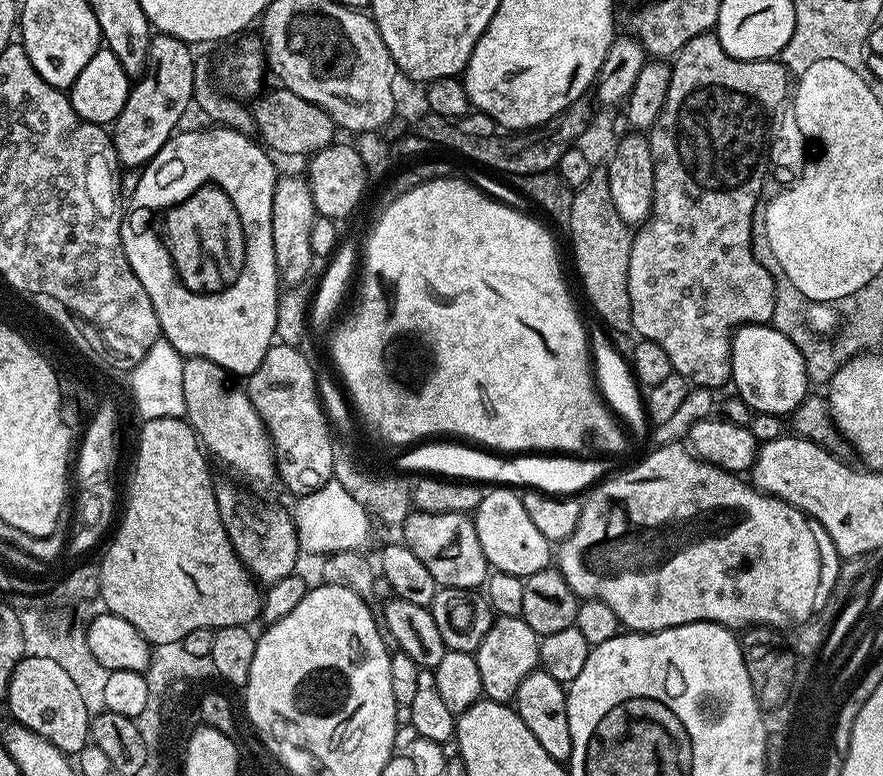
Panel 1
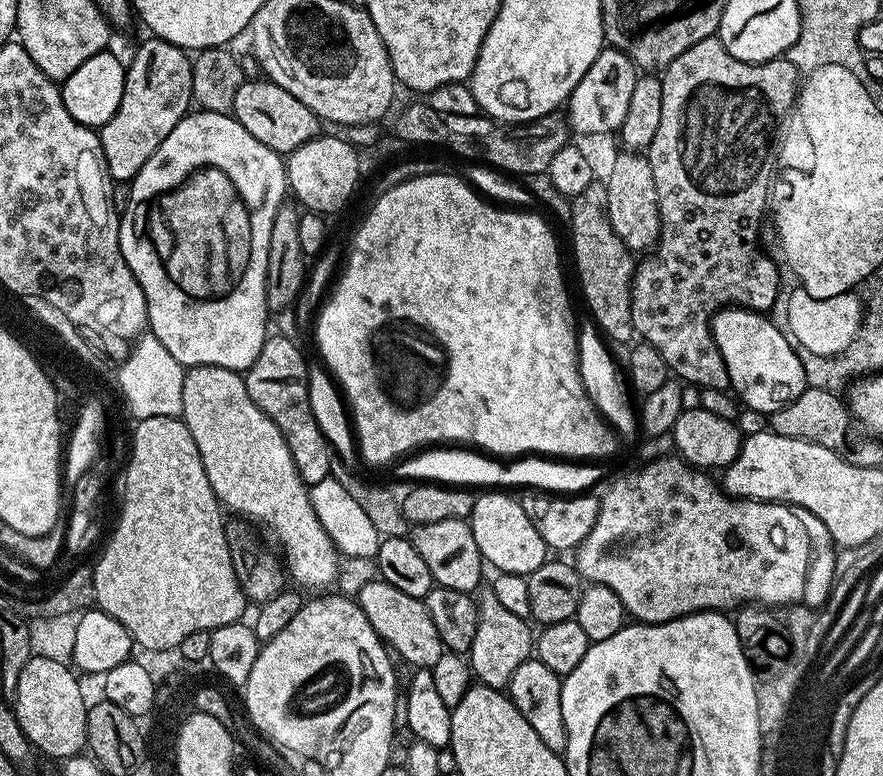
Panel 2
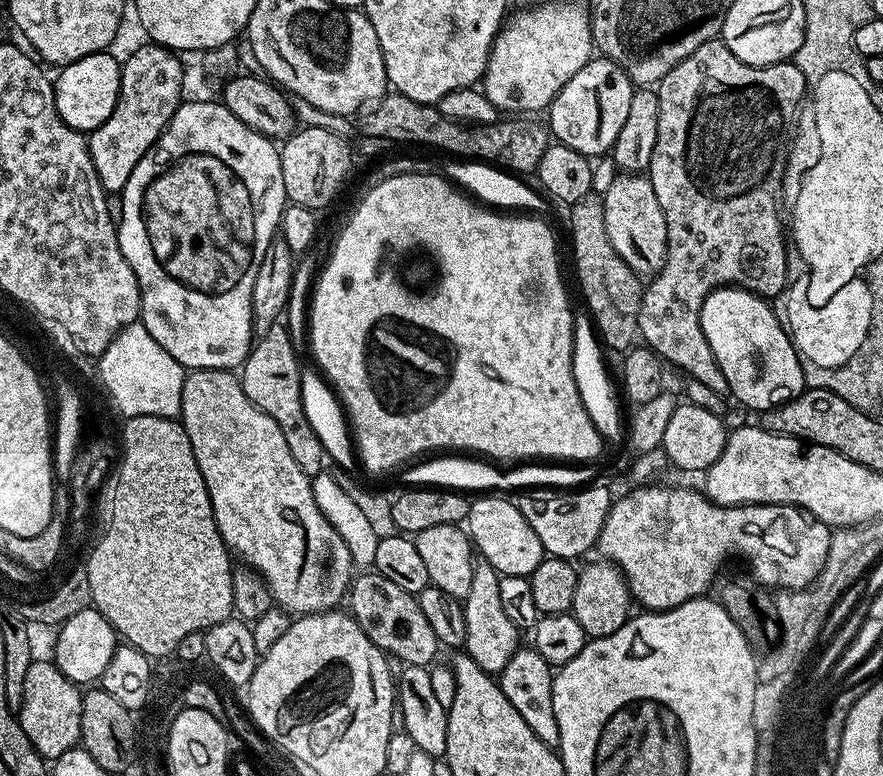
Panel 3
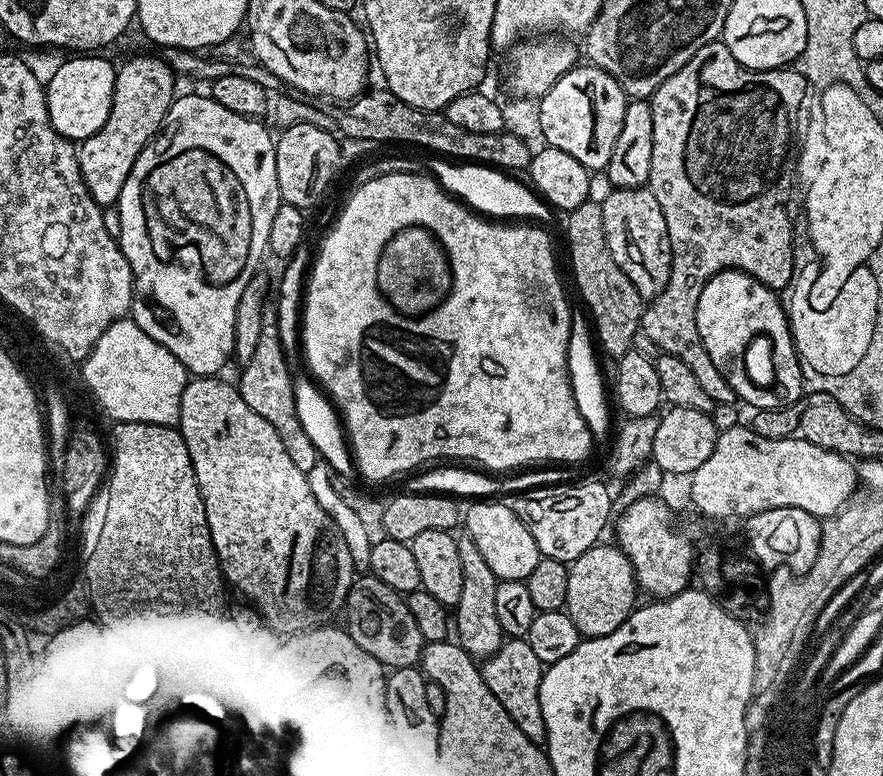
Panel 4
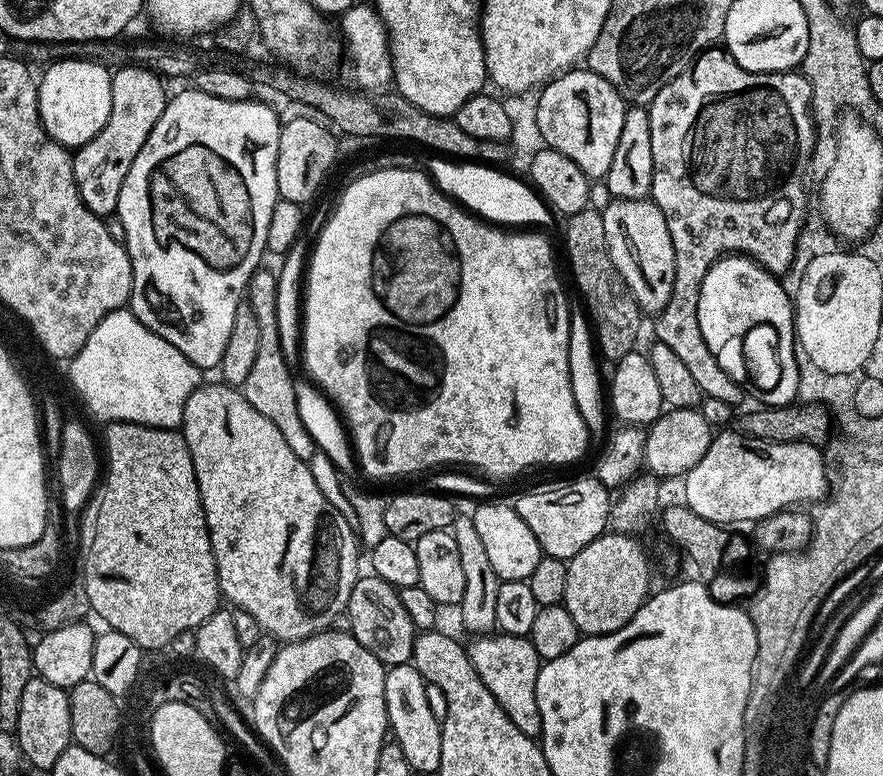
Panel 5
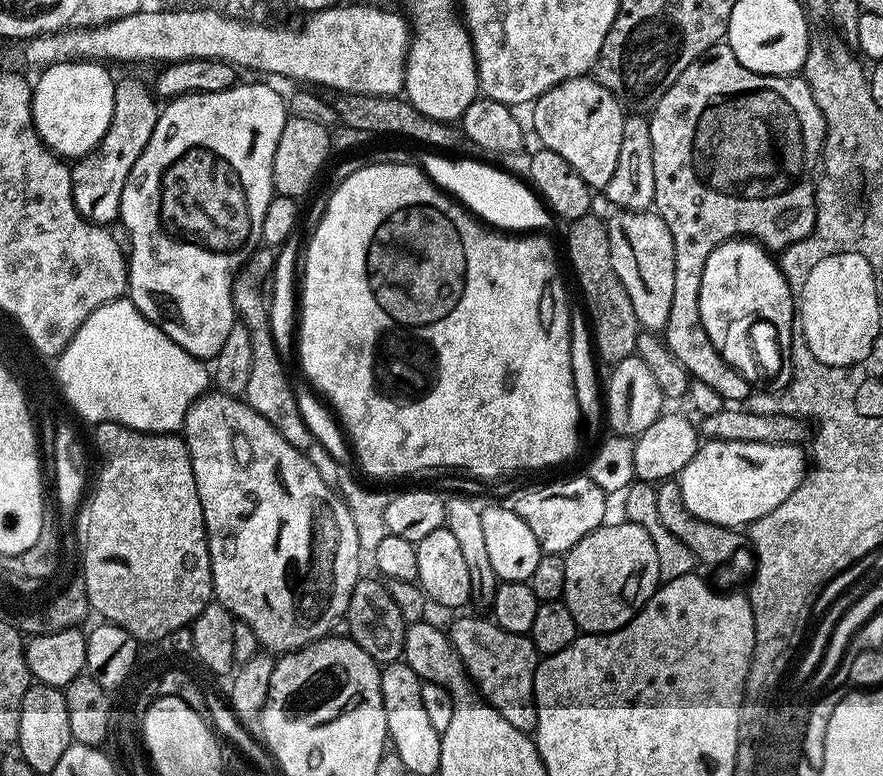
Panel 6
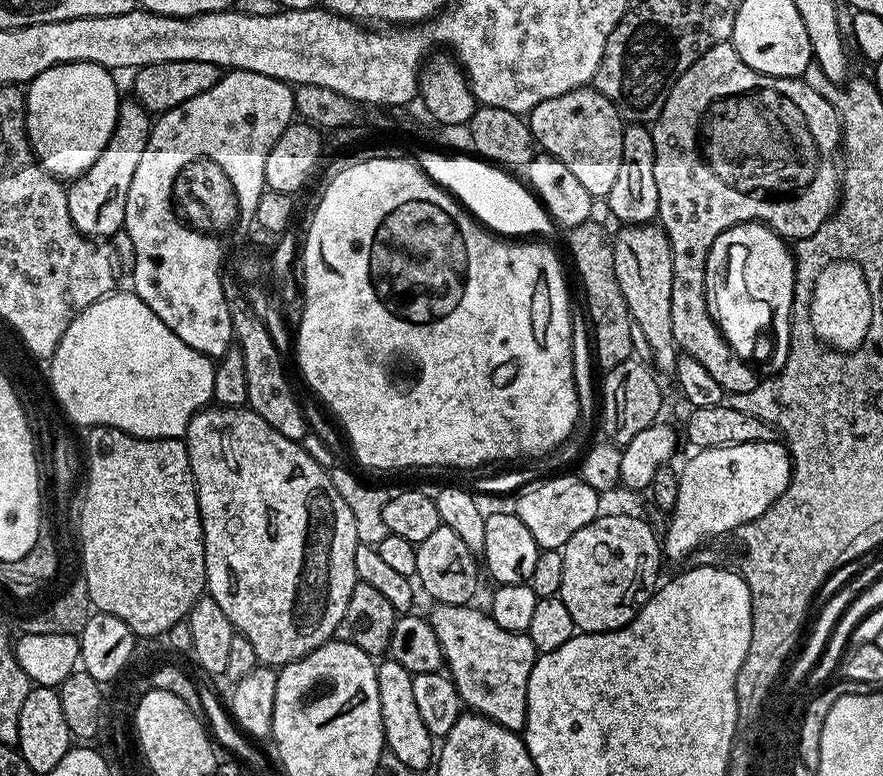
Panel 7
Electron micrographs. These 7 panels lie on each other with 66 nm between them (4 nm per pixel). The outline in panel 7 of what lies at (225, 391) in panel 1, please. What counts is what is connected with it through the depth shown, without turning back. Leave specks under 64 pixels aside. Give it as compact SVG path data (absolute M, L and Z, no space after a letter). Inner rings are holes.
M209 406L190 418L190 426L186 433L188 457L192 467L192 477L196 483L196 497L200 507L200 521L204 531L204 557L206 558L206 592L222 606L226 618L230 618L233 629L254 646L254 654L261 665L271 666L277 670L284 665L310 654L318 646L337 635L336 627L344 624L346 602L350 602L350 594L357 584L354 570L354 550L358 543L354 530L354 514L350 514L350 506L342 499L342 494L334 490L334 482L329 469L323 468L306 452L303 443L282 438L274 426L270 426L260 415L245 406L240 408L224 408Z

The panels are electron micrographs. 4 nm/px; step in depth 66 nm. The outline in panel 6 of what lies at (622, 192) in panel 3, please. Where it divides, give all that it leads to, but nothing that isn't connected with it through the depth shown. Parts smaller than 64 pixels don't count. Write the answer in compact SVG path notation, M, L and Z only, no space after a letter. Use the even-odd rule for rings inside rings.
M655 210L642 212L615 213L613 220L607 221L610 238L610 262L618 282L626 286L630 303L634 306L634 318L638 318L645 332L660 334L670 318L670 302L674 302L674 238L670 226Z

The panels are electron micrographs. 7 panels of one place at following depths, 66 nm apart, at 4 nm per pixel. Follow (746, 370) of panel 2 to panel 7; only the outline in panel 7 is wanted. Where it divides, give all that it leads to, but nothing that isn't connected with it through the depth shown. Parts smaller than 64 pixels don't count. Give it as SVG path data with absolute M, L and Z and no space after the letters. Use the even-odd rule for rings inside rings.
M755 220L745 224L735 224L733 228L718 234L714 246L710 246L710 254L706 258L704 293L712 321L720 327L720 332L728 340L728 345L747 361L753 359L752 355L755 354L760 339L772 332L772 349L768 352L768 364L772 367L773 373L782 370L788 357L788 347L792 341L792 299L795 285L796 261L793 249L789 247L783 236L779 236L767 224Z

